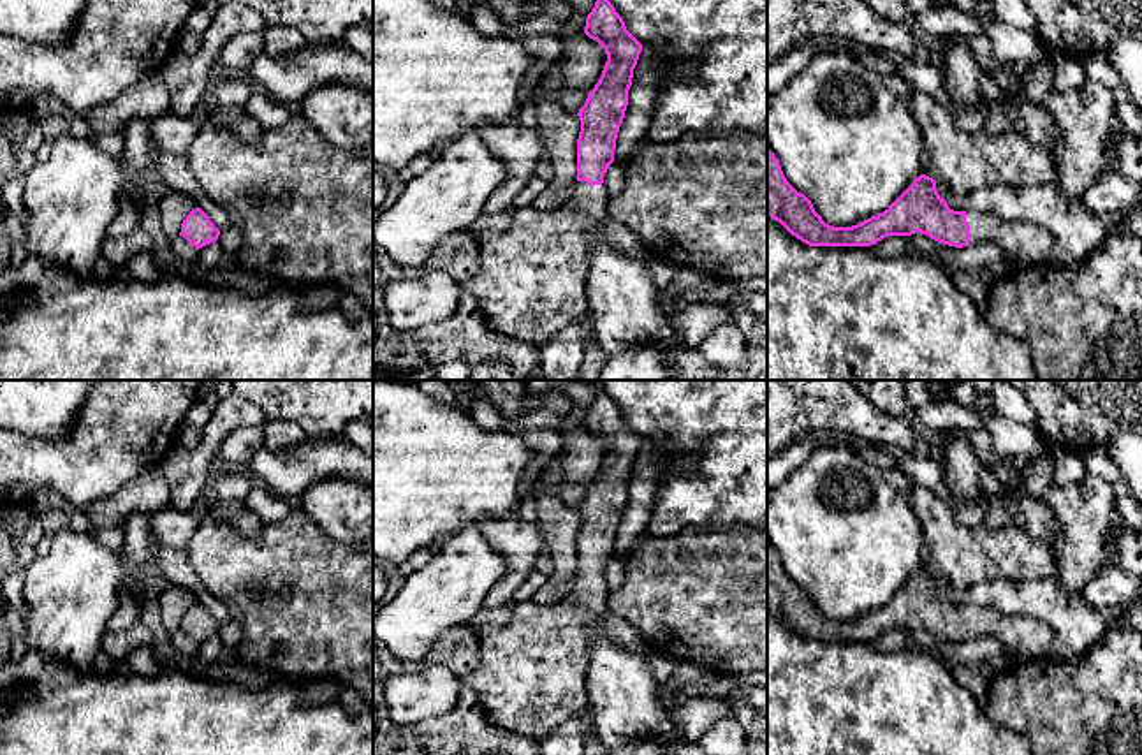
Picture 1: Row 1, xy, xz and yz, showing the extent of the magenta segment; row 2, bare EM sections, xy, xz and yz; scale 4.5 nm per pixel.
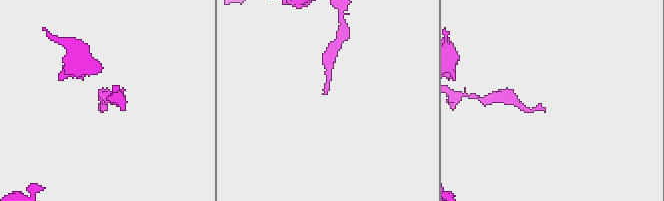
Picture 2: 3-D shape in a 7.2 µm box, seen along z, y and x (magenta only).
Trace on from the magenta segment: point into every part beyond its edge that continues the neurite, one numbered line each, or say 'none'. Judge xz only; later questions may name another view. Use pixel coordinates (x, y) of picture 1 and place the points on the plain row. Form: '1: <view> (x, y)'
1: xz (530, 678)

